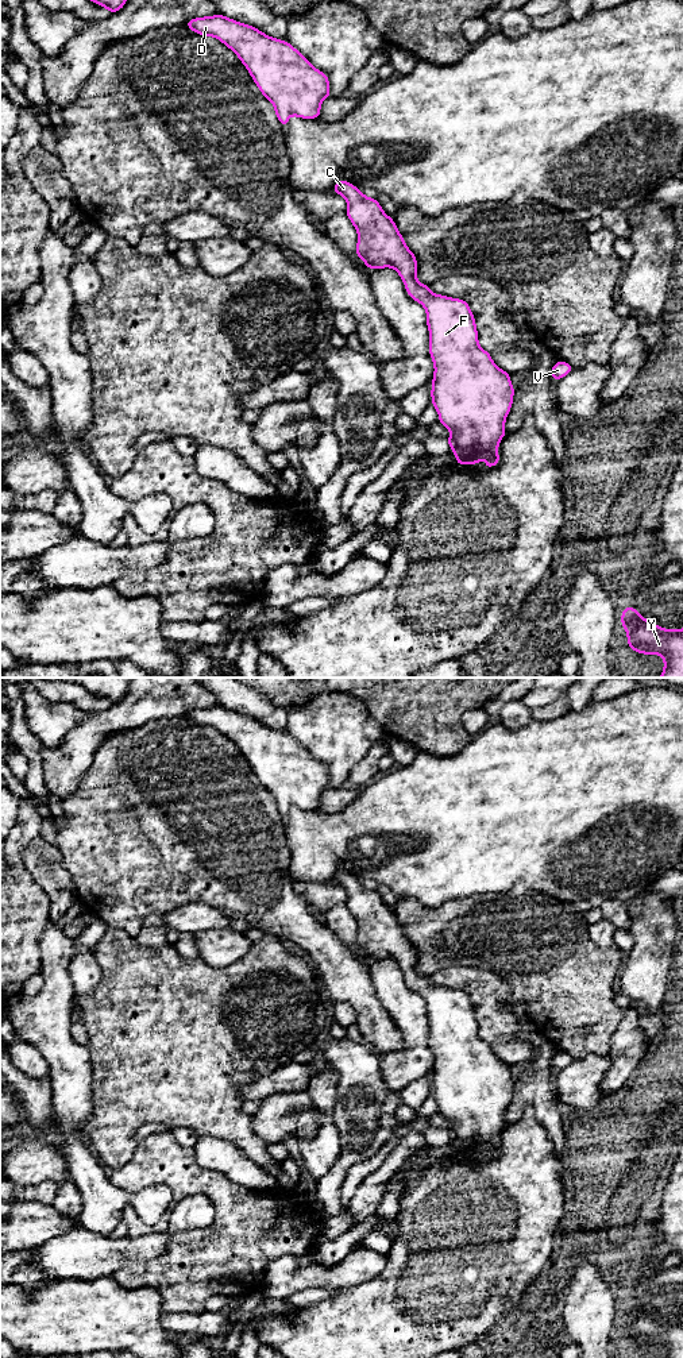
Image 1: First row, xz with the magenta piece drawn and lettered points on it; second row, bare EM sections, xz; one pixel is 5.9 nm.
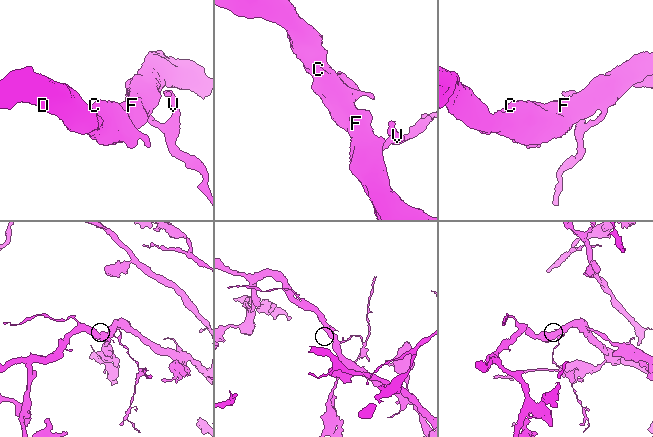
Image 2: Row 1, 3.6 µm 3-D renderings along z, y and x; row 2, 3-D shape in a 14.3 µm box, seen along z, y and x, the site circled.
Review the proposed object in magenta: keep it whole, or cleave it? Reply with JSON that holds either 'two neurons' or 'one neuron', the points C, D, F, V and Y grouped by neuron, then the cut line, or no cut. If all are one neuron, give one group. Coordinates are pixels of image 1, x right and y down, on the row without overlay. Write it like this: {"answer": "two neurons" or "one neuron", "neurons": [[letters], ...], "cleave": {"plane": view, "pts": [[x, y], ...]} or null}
{"answer": "two neurons", "neurons": [["C", "D", "F", "Y"], ["V"]], "cleave": {"plane": "xz", "pts": [[450, 1129], [454, 1134], [452, 1138]]}}

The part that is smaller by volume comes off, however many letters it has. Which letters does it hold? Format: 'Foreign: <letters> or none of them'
Foreign: V

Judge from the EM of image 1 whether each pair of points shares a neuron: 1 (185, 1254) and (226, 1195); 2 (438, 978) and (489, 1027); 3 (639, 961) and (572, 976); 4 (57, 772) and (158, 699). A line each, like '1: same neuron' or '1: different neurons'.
1: same neuron
2: same neuron
3: different neurons
4: same neuron

